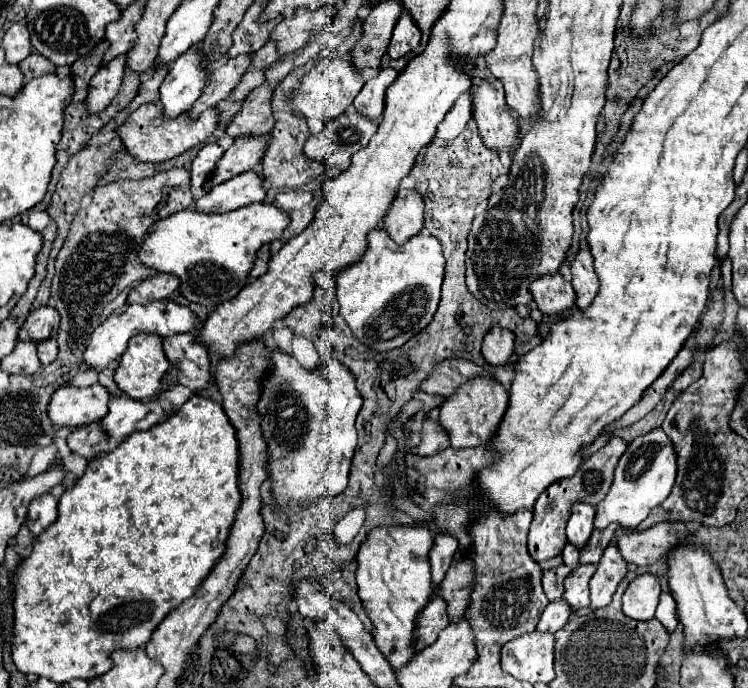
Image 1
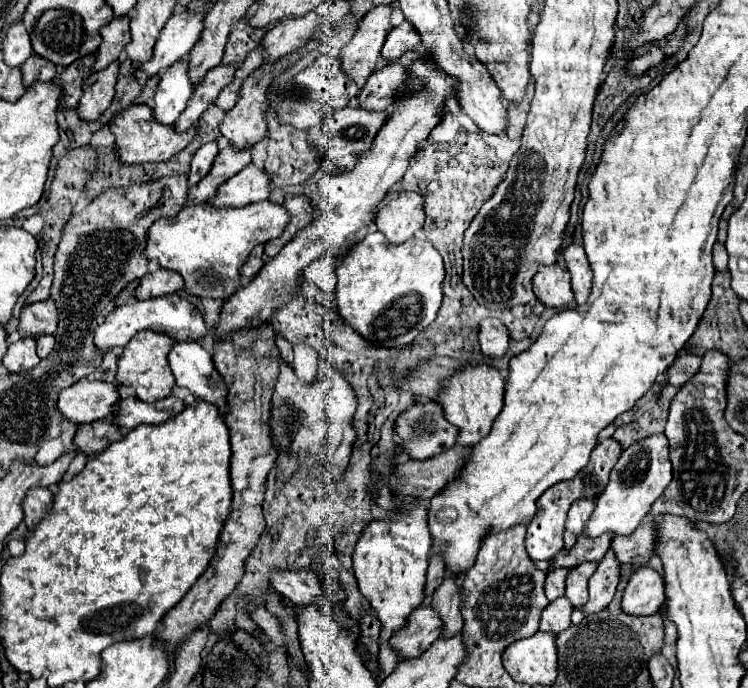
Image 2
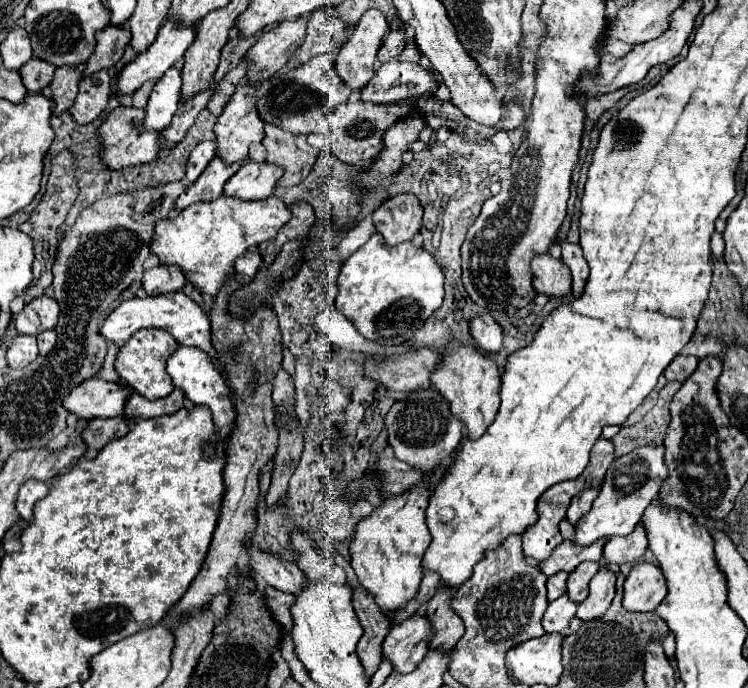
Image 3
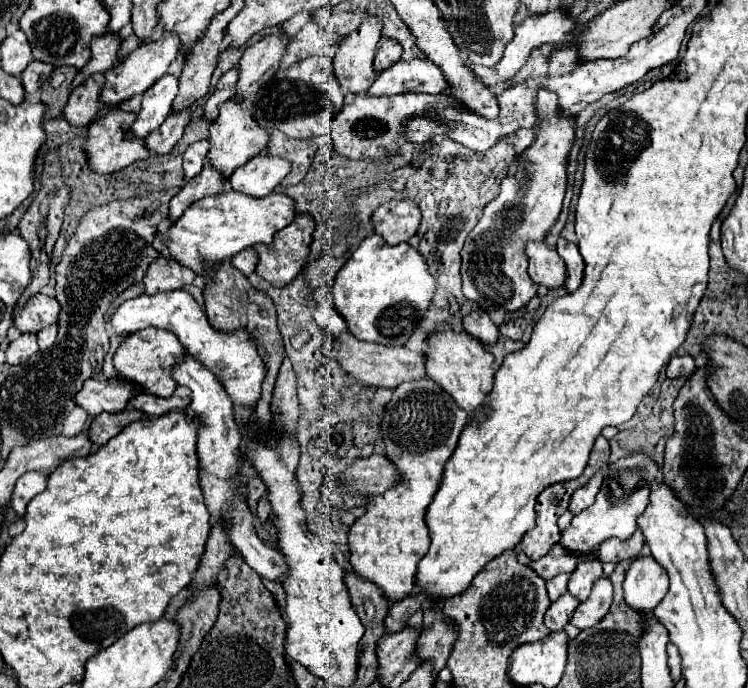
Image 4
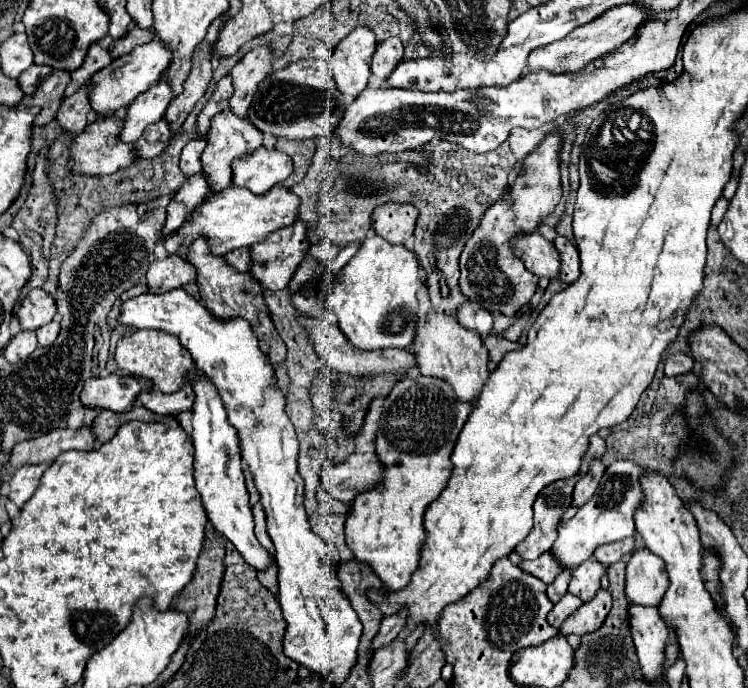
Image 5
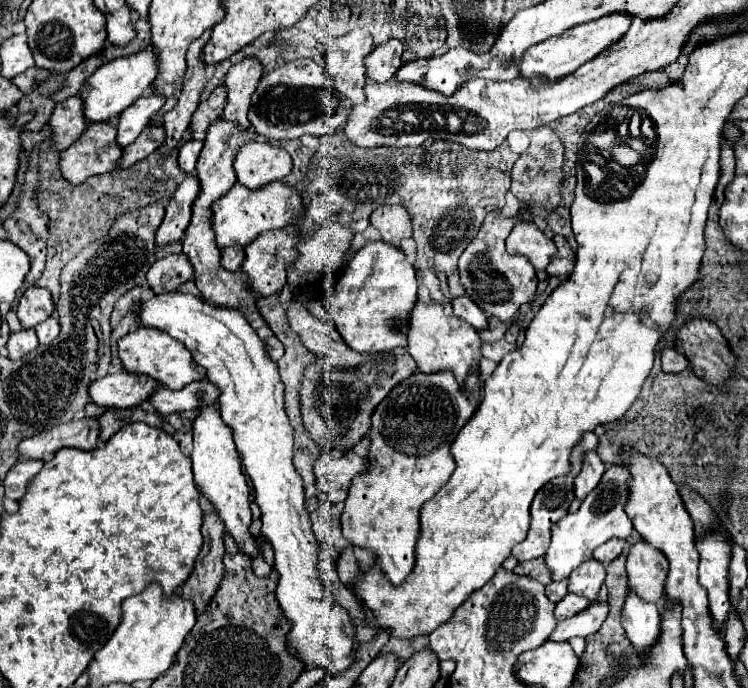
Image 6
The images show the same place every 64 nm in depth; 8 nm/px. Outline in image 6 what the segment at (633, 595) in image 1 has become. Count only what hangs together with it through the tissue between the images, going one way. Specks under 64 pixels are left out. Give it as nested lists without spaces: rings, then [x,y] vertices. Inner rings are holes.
[[[644,540],[630,546],[626,572],[630,590],[634,590],[640,598],[648,602],[658,602],[664,596],[668,560],[658,548],[652,548]]]

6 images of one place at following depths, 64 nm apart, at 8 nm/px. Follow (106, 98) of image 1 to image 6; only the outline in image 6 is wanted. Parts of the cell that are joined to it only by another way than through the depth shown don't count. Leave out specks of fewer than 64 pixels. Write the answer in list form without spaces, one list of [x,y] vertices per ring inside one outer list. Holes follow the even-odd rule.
[[[72,96],[60,104],[54,106],[54,112],[48,120],[50,132],[52,132],[52,148],[56,152],[66,150],[86,128],[86,120],[82,114],[82,100],[78,96]]]

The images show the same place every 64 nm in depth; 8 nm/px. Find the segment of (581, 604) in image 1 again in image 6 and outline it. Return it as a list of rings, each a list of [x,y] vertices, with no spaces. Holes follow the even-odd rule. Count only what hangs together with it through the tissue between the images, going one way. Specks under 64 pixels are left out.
[[[586,560],[578,568],[574,568],[568,576],[568,590],[580,594],[588,600],[596,600],[602,582],[604,582],[604,564],[598,560]]]

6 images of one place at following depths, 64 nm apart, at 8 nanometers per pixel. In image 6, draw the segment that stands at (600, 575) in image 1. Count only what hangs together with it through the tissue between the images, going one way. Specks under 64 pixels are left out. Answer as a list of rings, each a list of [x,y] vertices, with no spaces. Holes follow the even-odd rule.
[[[592,604],[588,612],[580,612],[580,616],[572,616],[558,622],[556,630],[552,632],[552,636],[548,636],[548,640],[564,642],[574,636],[586,638],[590,634],[596,634],[596,630],[602,626],[606,616],[608,616],[608,604]]]

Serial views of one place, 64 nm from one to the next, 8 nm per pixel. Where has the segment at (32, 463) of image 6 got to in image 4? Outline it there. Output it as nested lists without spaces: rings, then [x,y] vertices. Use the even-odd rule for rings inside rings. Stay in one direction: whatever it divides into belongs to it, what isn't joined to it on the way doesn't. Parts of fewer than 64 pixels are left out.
[[[36,470],[24,472],[24,474],[18,478],[16,486],[14,486],[10,506],[16,510],[18,516],[22,516],[22,514],[26,512],[28,502],[30,502],[36,494],[44,492],[44,488],[46,488],[46,476],[44,476],[44,472],[36,472]]]

